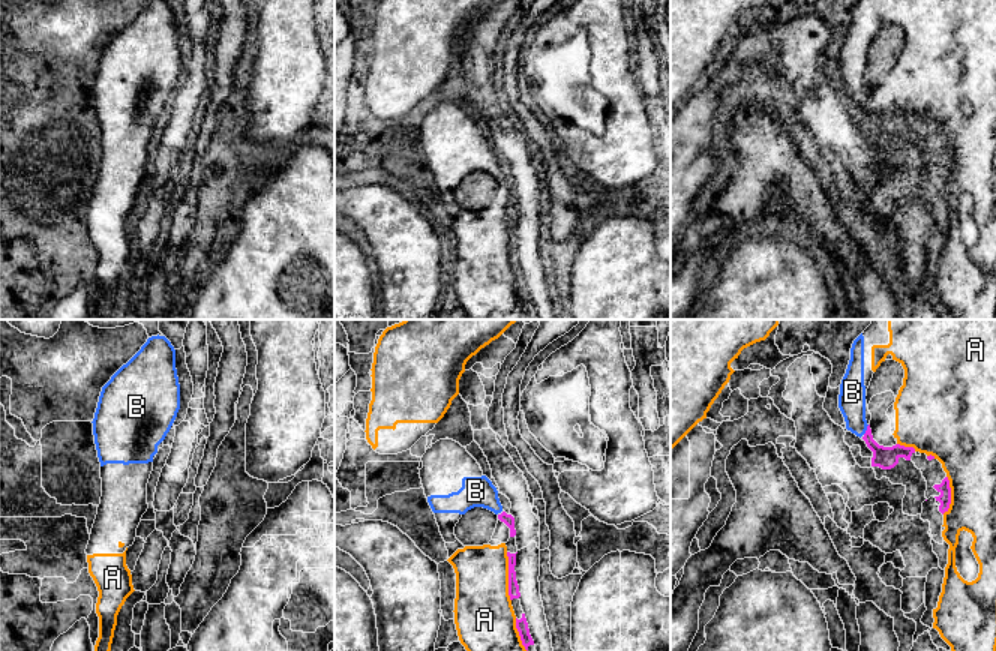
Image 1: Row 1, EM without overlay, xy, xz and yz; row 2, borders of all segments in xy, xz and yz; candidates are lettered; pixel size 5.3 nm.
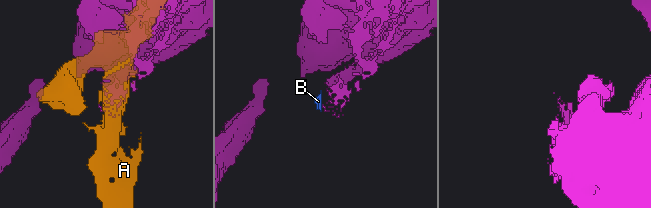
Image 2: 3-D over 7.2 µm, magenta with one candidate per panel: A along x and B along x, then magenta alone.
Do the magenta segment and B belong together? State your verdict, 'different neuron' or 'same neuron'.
different neuron

